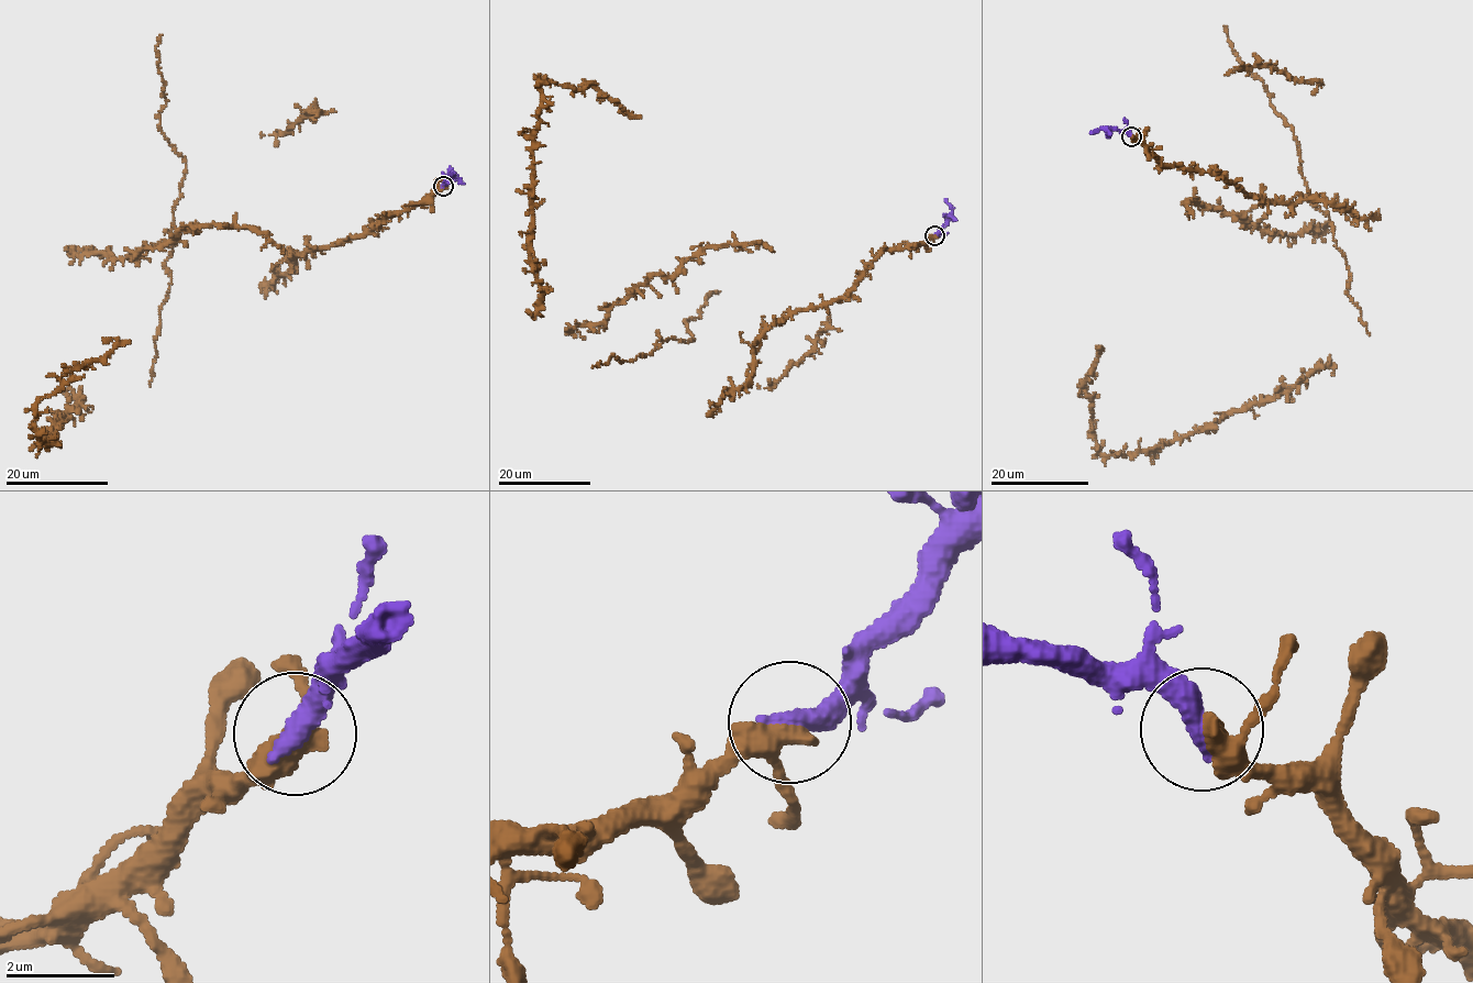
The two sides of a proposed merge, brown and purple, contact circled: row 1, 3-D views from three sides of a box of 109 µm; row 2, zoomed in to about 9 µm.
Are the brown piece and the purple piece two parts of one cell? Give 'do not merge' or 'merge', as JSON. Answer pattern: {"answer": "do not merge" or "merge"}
{"answer": "merge"}

